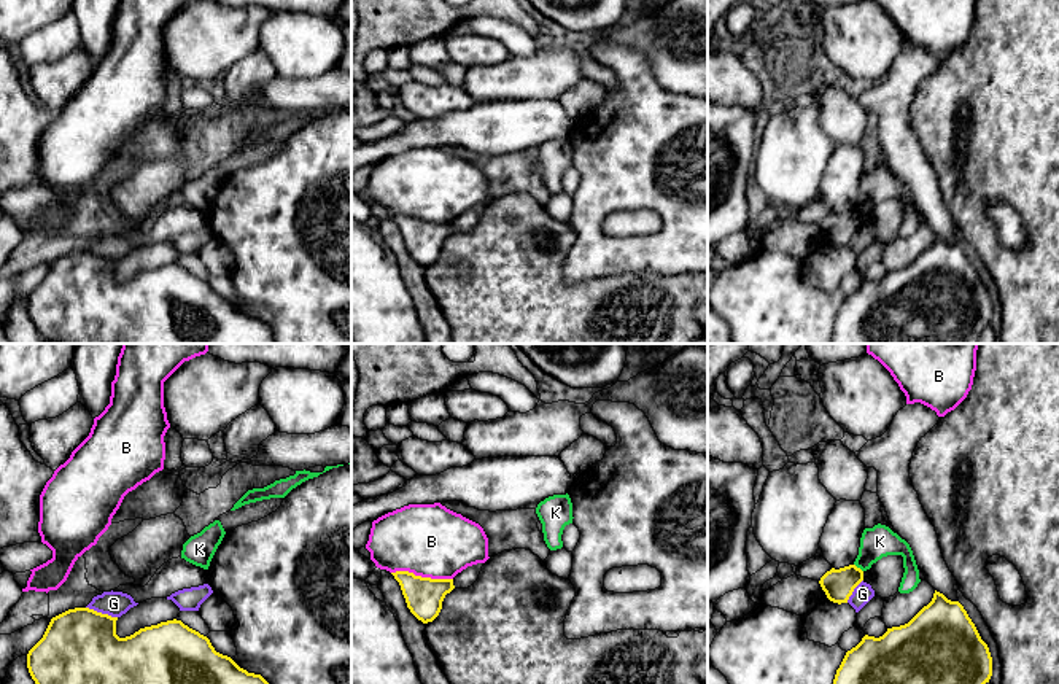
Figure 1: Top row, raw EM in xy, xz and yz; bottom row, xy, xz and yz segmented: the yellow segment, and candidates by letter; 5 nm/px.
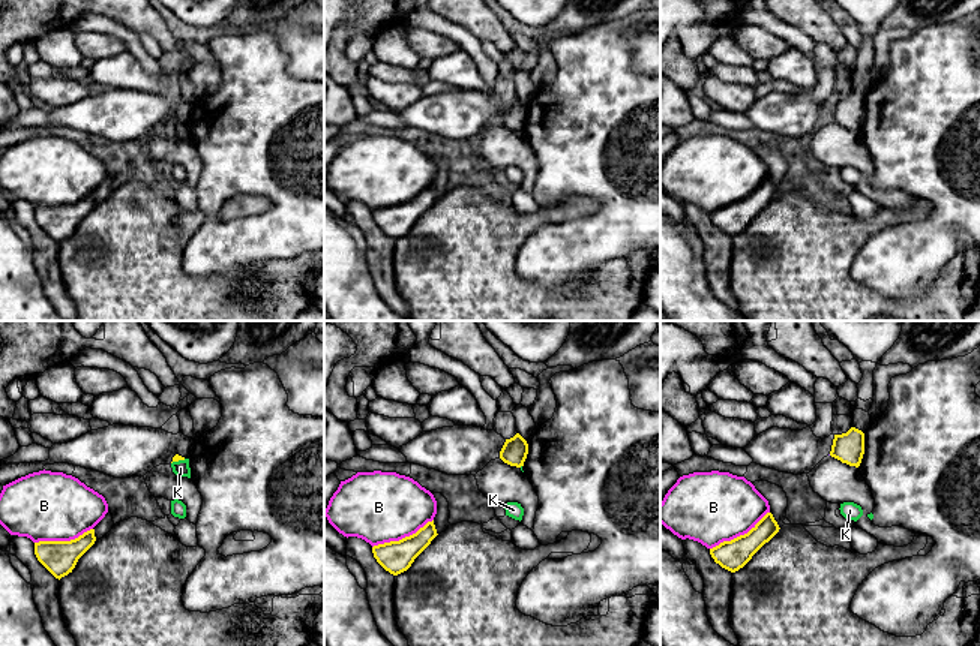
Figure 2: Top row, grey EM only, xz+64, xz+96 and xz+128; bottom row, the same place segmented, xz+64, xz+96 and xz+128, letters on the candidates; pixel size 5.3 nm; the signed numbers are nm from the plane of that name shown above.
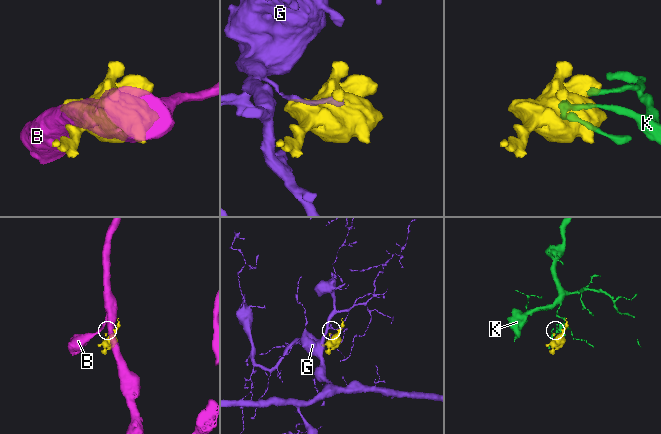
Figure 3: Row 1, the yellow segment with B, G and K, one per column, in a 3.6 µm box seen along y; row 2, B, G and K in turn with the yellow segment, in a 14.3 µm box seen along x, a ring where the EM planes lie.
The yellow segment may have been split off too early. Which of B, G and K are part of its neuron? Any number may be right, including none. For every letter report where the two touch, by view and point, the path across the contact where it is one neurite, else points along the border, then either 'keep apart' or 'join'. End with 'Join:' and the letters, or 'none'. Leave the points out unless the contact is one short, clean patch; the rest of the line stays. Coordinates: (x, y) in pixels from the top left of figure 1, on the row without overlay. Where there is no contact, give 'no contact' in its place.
B: meets yellow in xz at (420, 220); keep apart
G: meets yellow in xy at (100, 256); keep apart
K: meets yellow in yz at (859, 212); border along yz (854, 207), (862, 215); keep apart
Join: none

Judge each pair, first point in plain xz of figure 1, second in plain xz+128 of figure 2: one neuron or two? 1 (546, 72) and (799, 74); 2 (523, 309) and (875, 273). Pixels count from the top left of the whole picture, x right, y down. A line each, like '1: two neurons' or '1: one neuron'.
1: one neuron
2: two neurons

